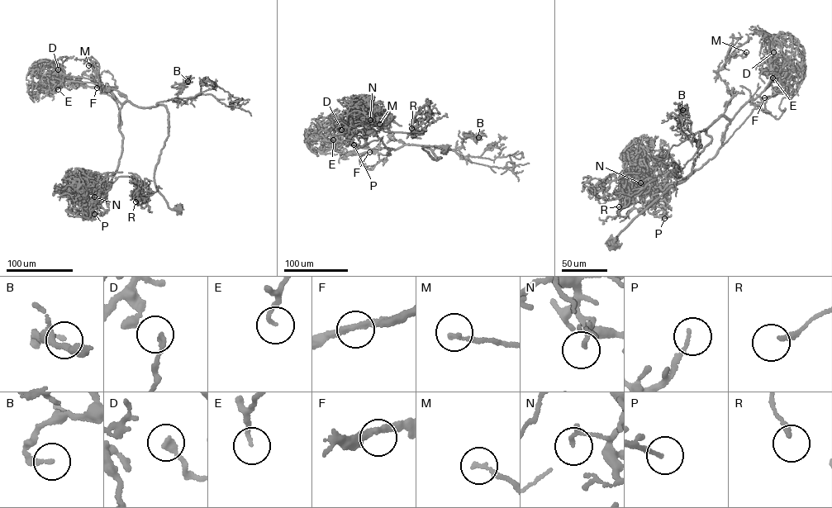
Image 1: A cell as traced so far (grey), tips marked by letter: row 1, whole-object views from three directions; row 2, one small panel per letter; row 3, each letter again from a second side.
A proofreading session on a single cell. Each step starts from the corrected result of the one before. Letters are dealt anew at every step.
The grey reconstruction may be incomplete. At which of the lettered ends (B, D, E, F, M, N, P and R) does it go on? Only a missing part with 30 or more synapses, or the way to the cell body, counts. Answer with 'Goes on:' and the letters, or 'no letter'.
Goes on: no letter

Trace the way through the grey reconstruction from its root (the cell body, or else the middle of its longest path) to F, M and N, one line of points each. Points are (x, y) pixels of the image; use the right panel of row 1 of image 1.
F: (612, 243), (691, 173), (711, 140), (710, 124), (721, 116), (729, 121), (721, 146), (764, 97)
M: (612, 243), (643, 210), (691, 173), (695, 158), (711, 140), (706, 130), (733, 97), (719, 70), (746, 52)
N: (612, 243), (691, 173), (710, 124), (729, 121), (718, 153), (698, 169), (663, 190), (640, 182)

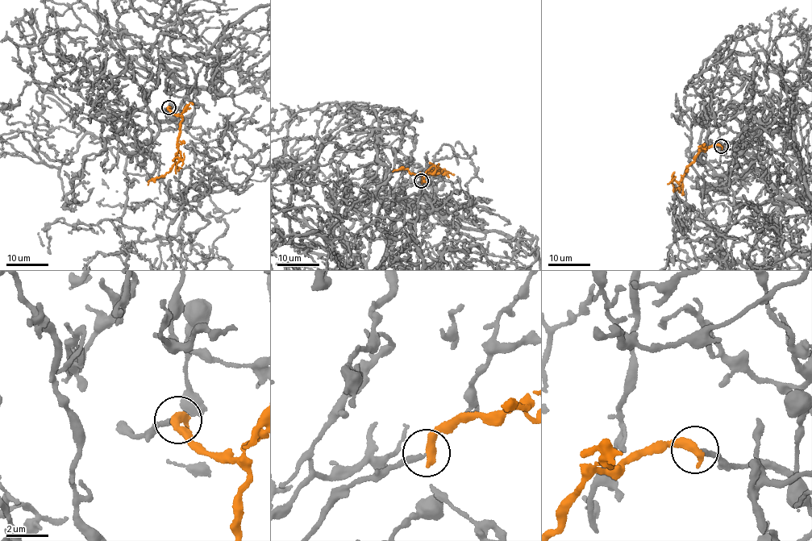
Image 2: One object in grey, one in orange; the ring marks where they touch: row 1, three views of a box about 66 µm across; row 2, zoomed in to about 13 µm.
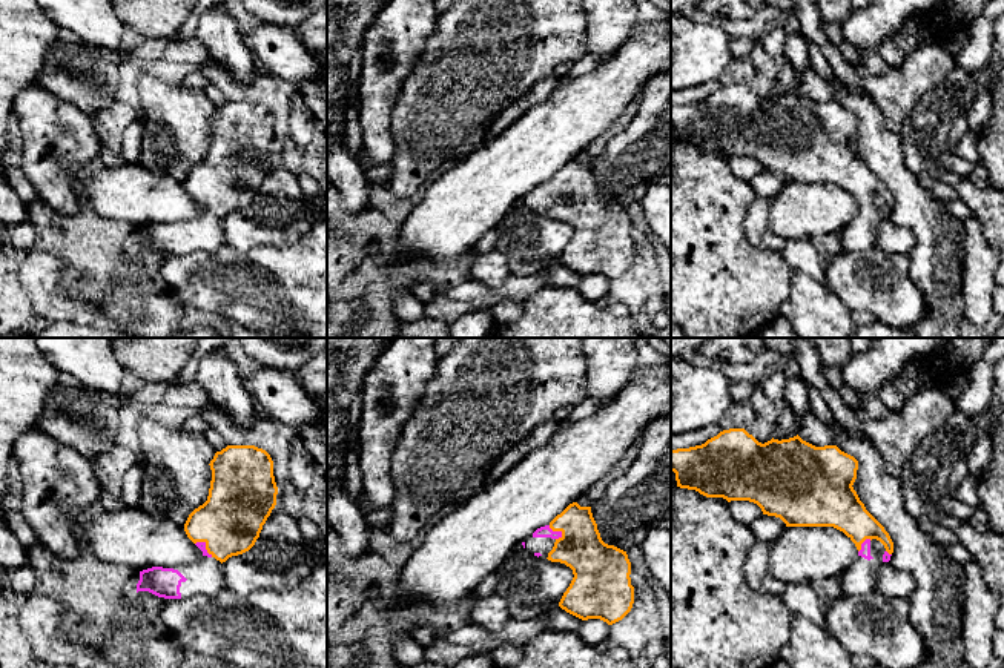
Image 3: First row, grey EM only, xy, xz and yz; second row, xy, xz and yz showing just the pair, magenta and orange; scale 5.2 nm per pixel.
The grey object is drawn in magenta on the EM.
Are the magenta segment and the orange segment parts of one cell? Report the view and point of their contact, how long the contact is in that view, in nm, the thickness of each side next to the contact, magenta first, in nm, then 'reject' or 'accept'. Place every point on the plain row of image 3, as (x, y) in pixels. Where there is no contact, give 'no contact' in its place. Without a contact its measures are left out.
xz (556, 188) | 100 nm | 60/240 nm | accept

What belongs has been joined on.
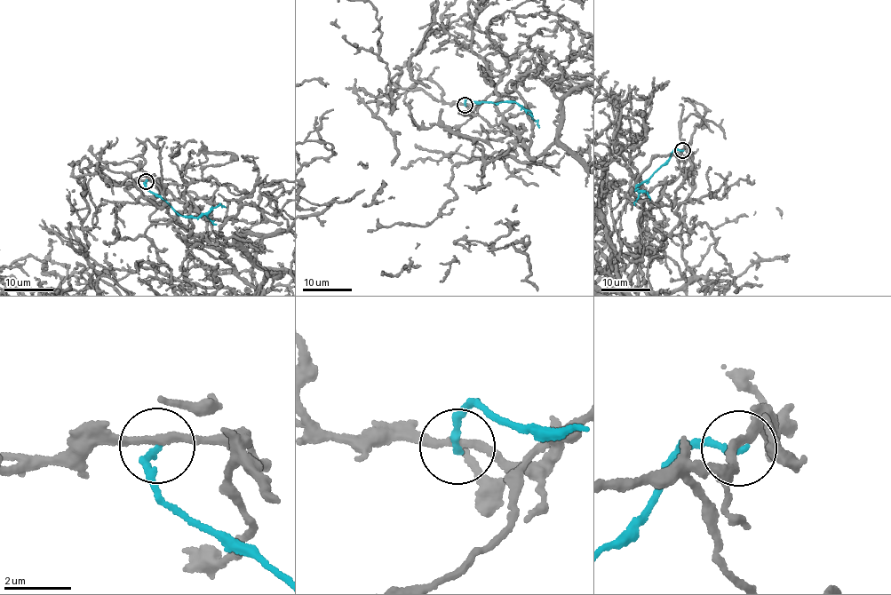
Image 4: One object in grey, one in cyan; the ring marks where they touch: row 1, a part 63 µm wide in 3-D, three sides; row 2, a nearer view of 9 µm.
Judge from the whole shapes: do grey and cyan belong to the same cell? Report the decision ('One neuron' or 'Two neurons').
Two neurons

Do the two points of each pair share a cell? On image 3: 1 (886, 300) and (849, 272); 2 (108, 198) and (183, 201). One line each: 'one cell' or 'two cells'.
1: one cell
2: one cell

